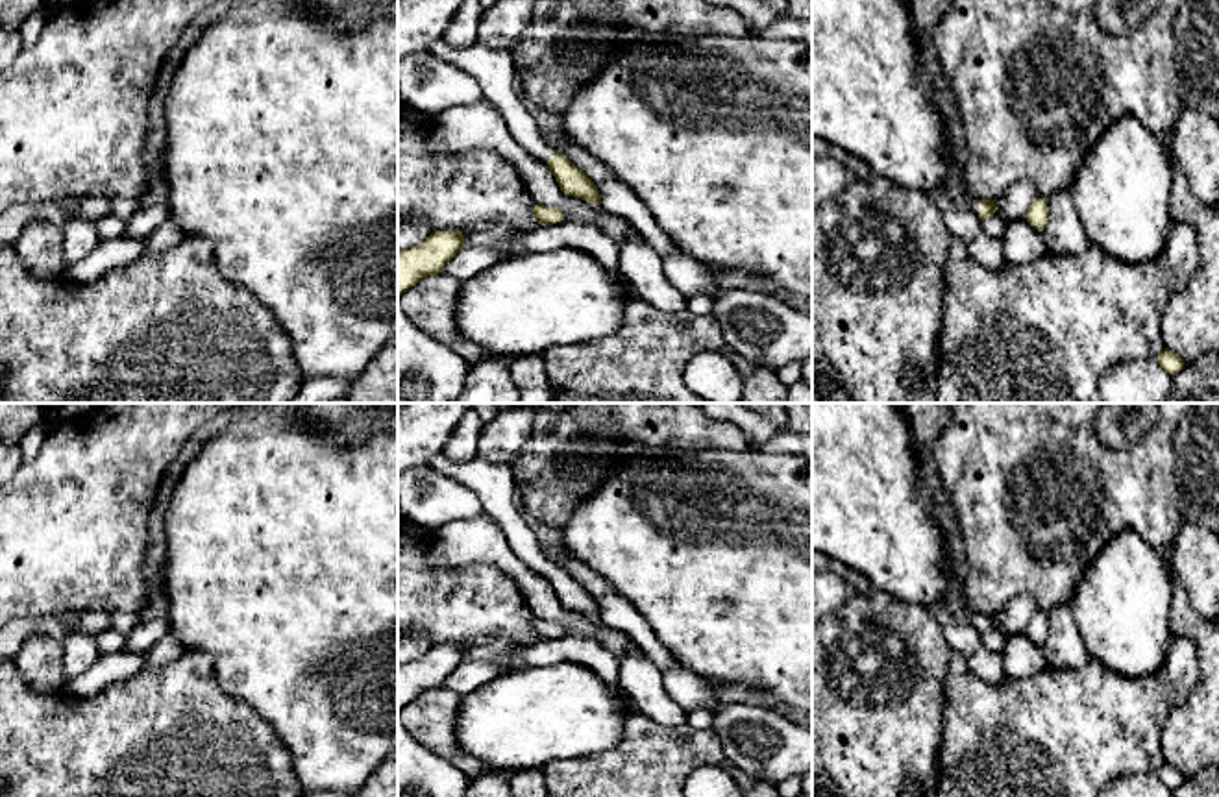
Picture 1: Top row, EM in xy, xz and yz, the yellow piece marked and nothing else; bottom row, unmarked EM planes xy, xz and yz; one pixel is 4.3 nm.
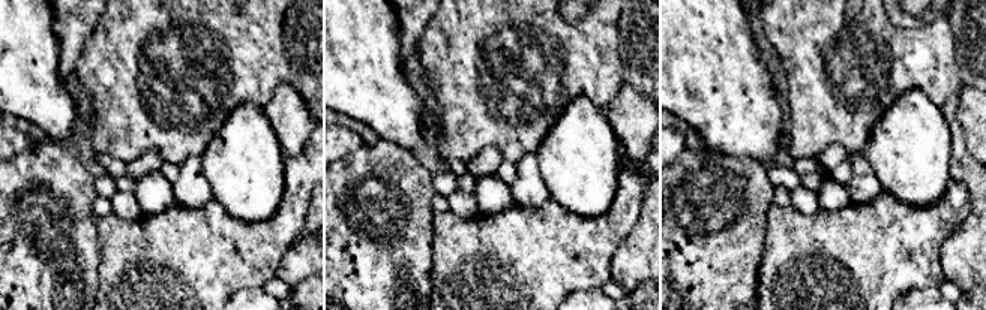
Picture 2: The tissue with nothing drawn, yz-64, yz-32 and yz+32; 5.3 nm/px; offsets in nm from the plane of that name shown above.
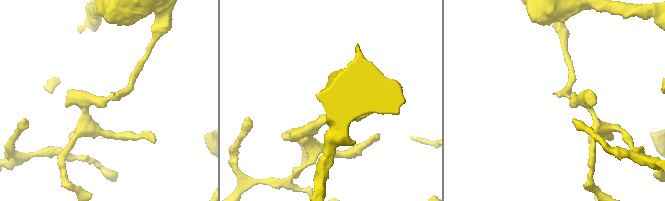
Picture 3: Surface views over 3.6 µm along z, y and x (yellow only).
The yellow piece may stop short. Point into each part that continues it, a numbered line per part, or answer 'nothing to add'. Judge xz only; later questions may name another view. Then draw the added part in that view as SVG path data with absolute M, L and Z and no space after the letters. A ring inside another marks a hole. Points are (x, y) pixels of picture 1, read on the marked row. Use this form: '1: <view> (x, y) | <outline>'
1: xz (494, 69) | M442 39L431 50L444 61L470 72L481 83L486 100L501 115L512 139L535 159L548 165L557 150L544 141L514 91L516 70L511 54L479 43L466 48L453 48Z

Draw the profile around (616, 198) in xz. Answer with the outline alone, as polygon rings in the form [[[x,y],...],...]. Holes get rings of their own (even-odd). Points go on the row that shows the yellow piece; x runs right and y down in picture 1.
[[[566,133],[562,135],[564,155],[585,172],[601,194],[601,207],[616,216],[625,218],[633,229],[664,259],[679,251],[677,244],[666,231],[659,227],[649,209],[640,198],[581,146],[577,146]]]

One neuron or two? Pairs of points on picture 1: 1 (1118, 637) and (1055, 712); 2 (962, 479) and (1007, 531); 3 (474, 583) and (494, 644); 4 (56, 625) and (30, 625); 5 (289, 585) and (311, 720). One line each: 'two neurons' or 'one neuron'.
1: two neurons
2: one neuron
3: one neuron
4: one neuron
5: one neuron

